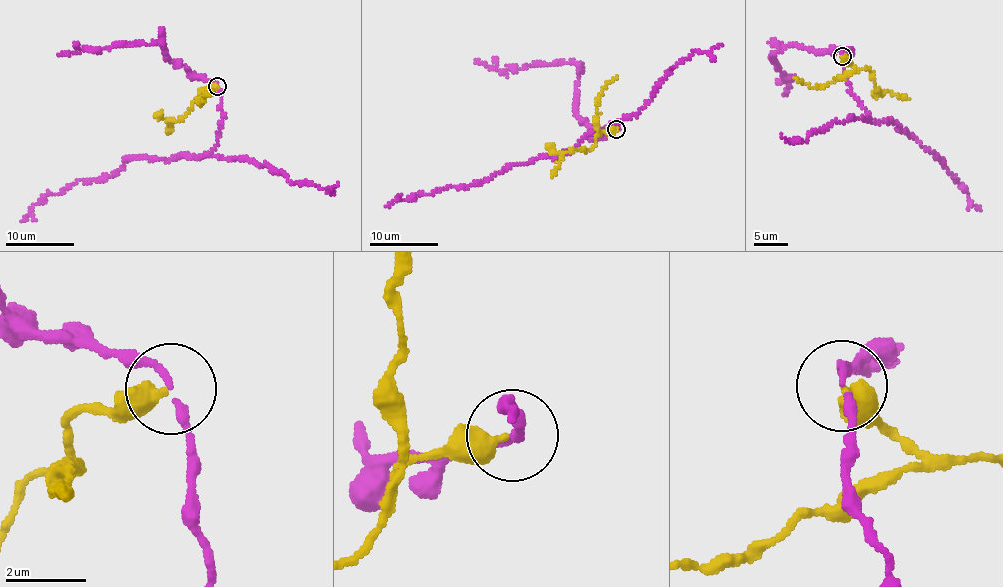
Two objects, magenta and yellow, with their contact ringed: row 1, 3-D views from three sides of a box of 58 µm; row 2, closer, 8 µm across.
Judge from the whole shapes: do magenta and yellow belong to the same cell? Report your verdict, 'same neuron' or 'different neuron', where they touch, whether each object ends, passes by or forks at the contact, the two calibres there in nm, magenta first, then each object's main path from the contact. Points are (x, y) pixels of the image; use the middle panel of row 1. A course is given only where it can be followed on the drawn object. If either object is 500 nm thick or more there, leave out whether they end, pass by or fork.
different neuron; place (616, 129); magenta passes by; yellow ends; calibres 160 and 440 nm; course magenta (616, 128), (616, 123), (584, 135), (555, 158), (512, 163), (473, 184), (415, 194), (386, 207); course yellow (616, 128), (597, 134), (596, 142), (590, 149), (565, 151), (552, 176)

